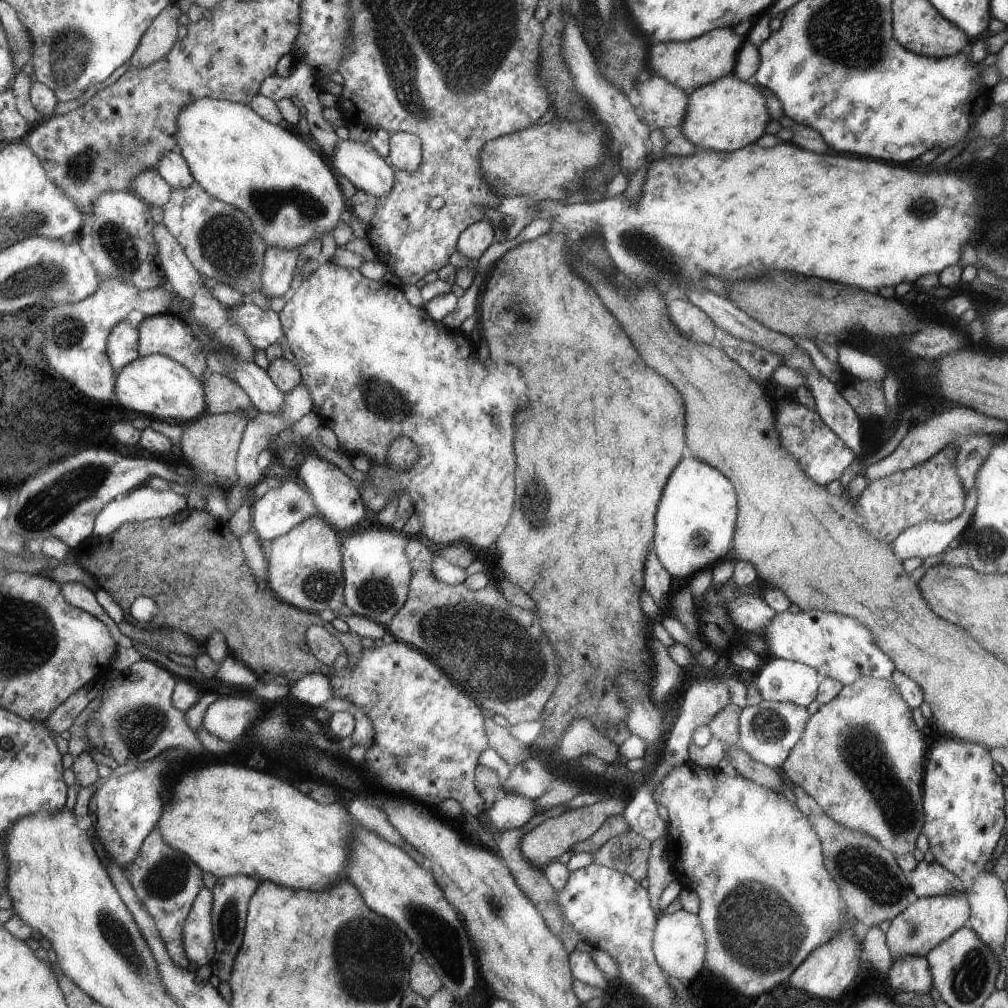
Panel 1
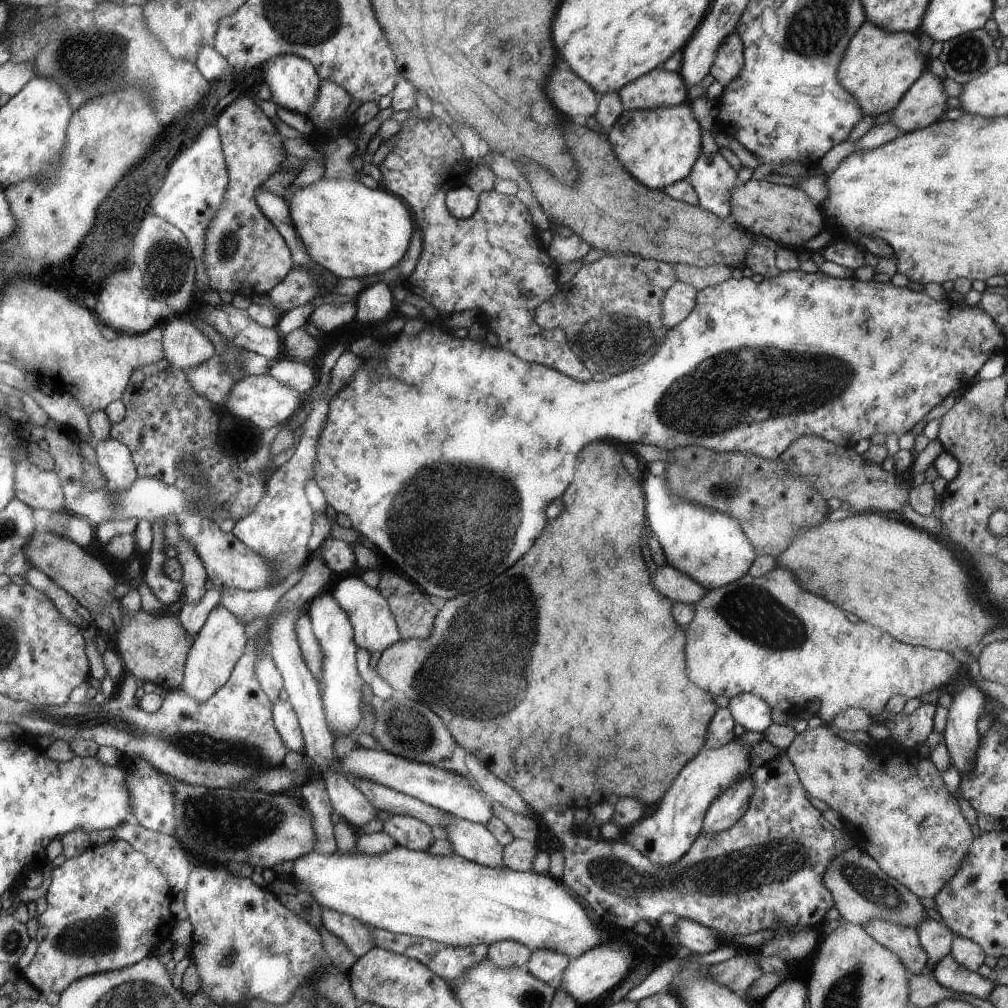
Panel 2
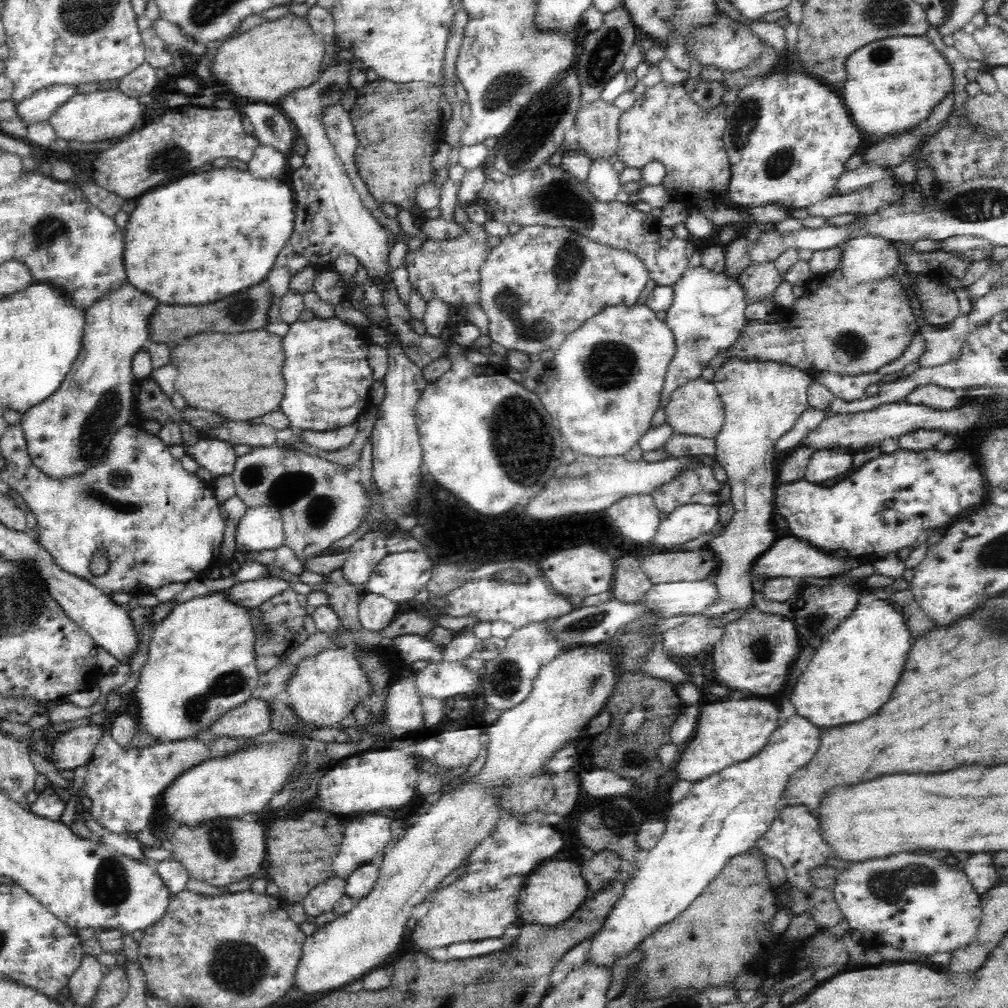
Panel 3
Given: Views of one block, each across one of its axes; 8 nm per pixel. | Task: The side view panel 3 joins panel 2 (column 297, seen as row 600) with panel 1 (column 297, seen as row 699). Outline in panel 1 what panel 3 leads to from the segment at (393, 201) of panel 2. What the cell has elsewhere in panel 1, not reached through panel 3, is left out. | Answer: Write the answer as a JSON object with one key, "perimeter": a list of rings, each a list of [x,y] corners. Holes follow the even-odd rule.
{"perimeter":[[[218,98],[194,100],[180,112],[178,125],[177,149],[186,160],[195,182],[213,197],[246,213],[252,220],[254,232],[264,236],[274,248],[300,248],[310,240],[321,240],[340,224],[345,209],[344,198],[326,160],[308,148],[296,134],[264,120],[250,105]]]}

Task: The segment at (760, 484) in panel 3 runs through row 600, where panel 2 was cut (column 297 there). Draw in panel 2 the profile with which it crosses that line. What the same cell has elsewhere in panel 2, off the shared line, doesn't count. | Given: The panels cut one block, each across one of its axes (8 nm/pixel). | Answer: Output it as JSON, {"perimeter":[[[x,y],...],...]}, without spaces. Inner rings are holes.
{"perimeter":[[[278,698],[274,704],[274,725],[283,737],[284,744],[288,750],[294,752],[305,752],[306,740],[303,736],[302,725],[299,723],[299,716],[289,700]]]}

